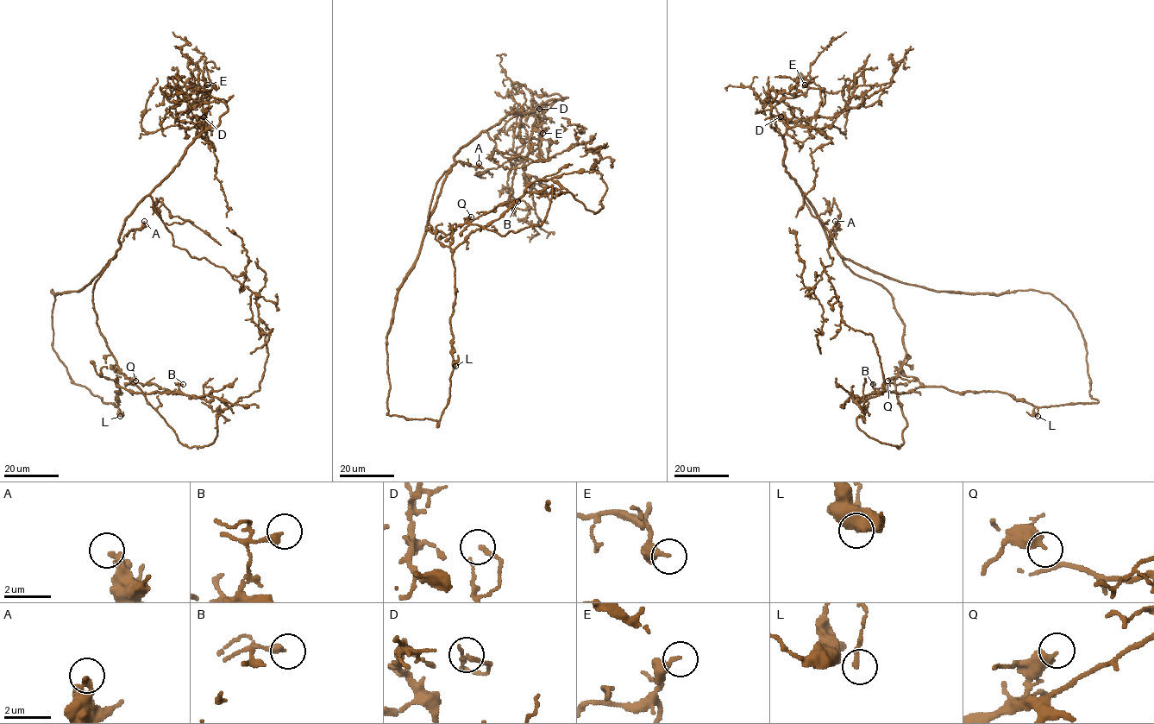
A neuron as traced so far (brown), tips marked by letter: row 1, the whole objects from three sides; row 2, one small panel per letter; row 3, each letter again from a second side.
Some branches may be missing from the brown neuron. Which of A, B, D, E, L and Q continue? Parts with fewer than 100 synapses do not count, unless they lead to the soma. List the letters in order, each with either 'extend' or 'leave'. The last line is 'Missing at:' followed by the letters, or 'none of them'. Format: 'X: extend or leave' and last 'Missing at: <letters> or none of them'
A: leave
B: leave
D: leave
E: leave
L: leave
Q: leave
Missing at: none of them

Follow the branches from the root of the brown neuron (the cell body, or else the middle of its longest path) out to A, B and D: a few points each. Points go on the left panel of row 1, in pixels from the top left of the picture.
A: (97, 322), (93, 302), (94, 284), (123, 237), (130, 230), (140, 229), (144, 221)
B: (97, 322), (117, 367), (133, 382), (154, 384), (171, 393), (175, 393), (183, 384)
D: (97, 322), (93, 286), (120, 247), (127, 217), (179, 163), (199, 134), (203, 116)

